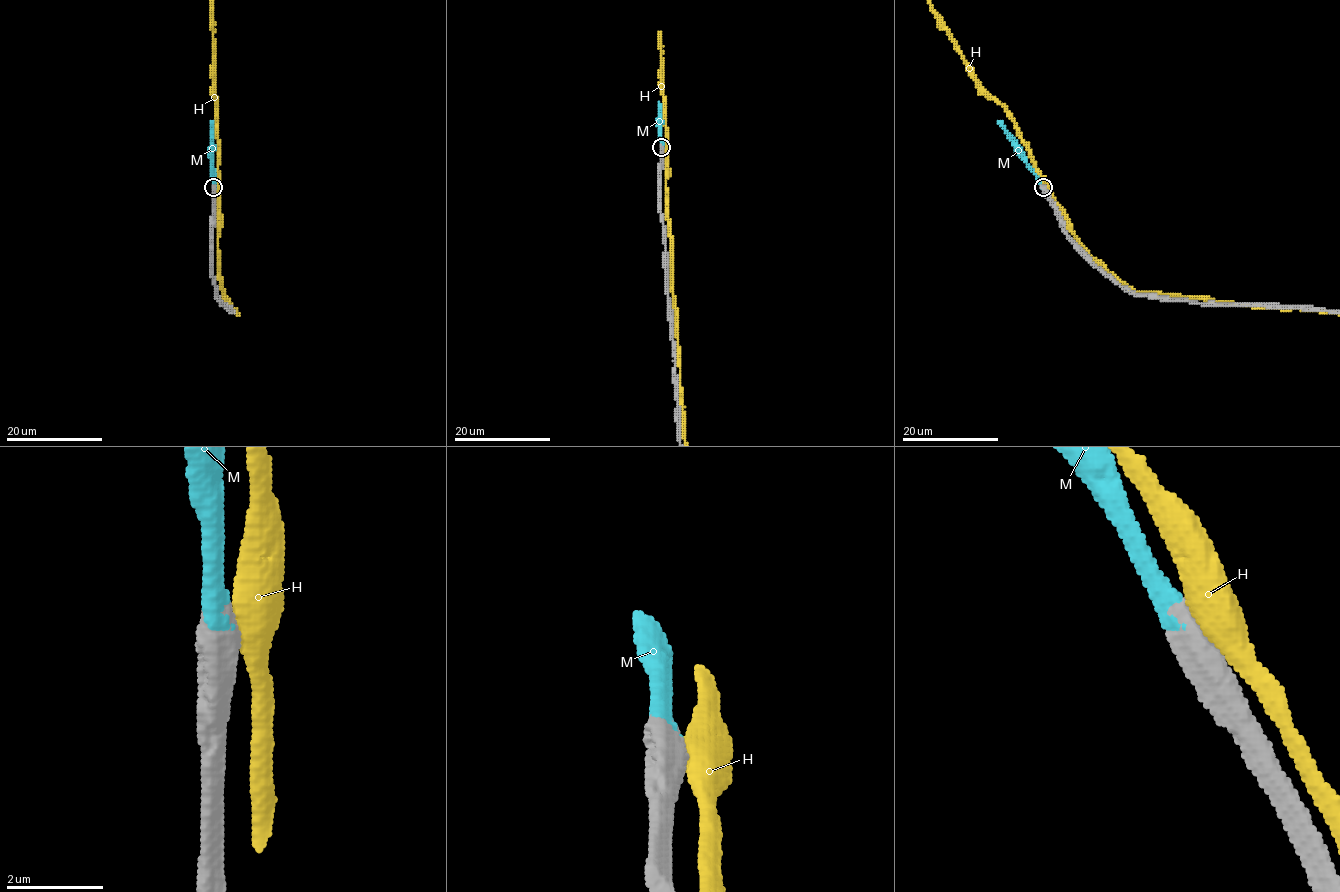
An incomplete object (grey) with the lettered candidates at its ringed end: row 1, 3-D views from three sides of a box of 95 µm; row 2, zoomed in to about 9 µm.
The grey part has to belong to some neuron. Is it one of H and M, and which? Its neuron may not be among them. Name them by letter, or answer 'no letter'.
M

